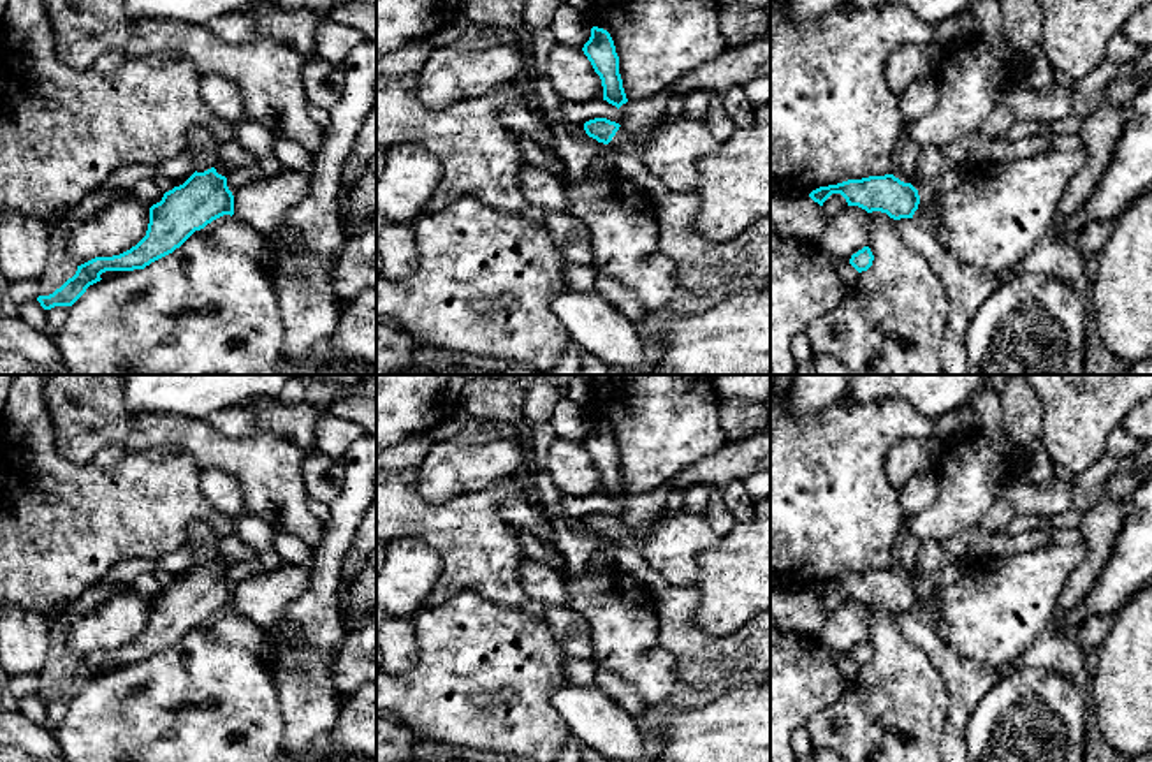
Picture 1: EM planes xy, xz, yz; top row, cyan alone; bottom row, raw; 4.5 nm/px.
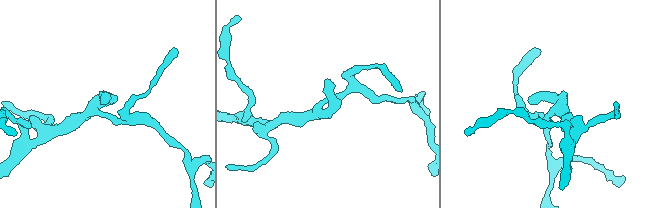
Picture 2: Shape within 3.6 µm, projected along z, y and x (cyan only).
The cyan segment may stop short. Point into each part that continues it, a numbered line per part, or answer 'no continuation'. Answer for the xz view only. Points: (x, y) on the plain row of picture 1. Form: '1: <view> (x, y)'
1: xz (623, 534)

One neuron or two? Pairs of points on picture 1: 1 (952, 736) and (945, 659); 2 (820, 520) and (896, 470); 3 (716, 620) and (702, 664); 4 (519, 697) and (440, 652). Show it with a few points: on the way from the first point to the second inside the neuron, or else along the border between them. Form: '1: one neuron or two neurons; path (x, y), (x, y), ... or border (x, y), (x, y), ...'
1: one neuron; path (957, 717), (959, 678)
2: two neurons; border (903, 437), (885, 461), (897, 493)
3: two neurons; border (697, 593), (702, 629), (734, 634), (750, 620)
4: one neuron; path (500, 687), (465, 652), (459, 652)

